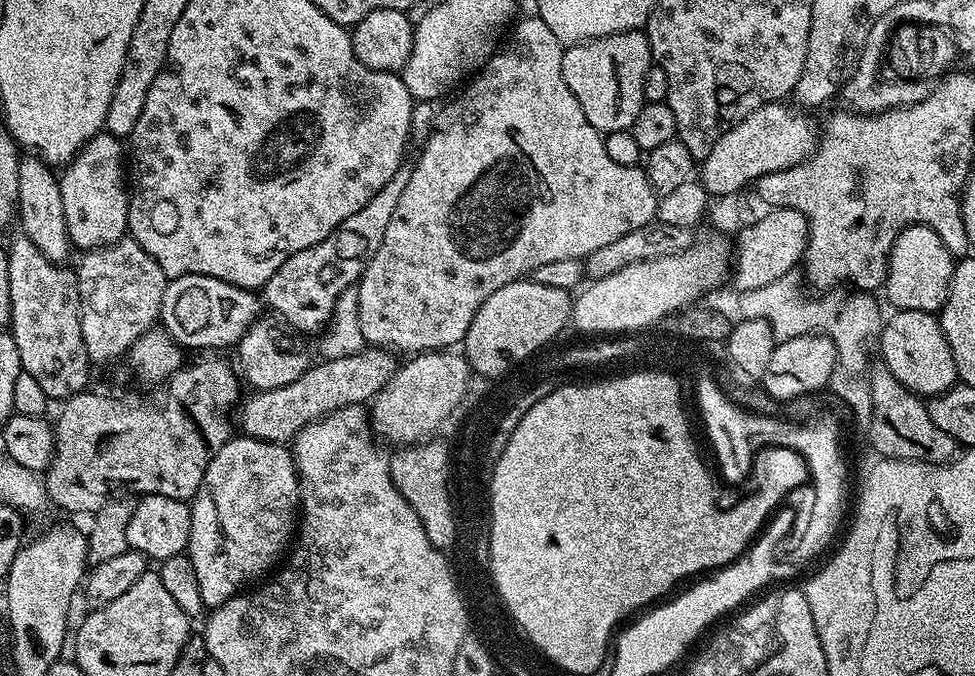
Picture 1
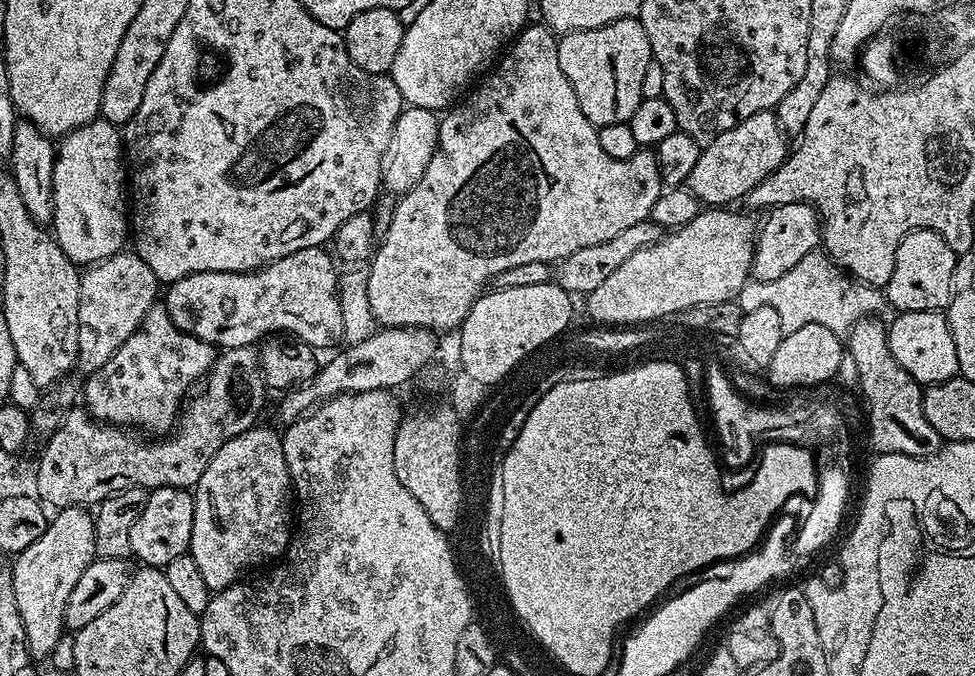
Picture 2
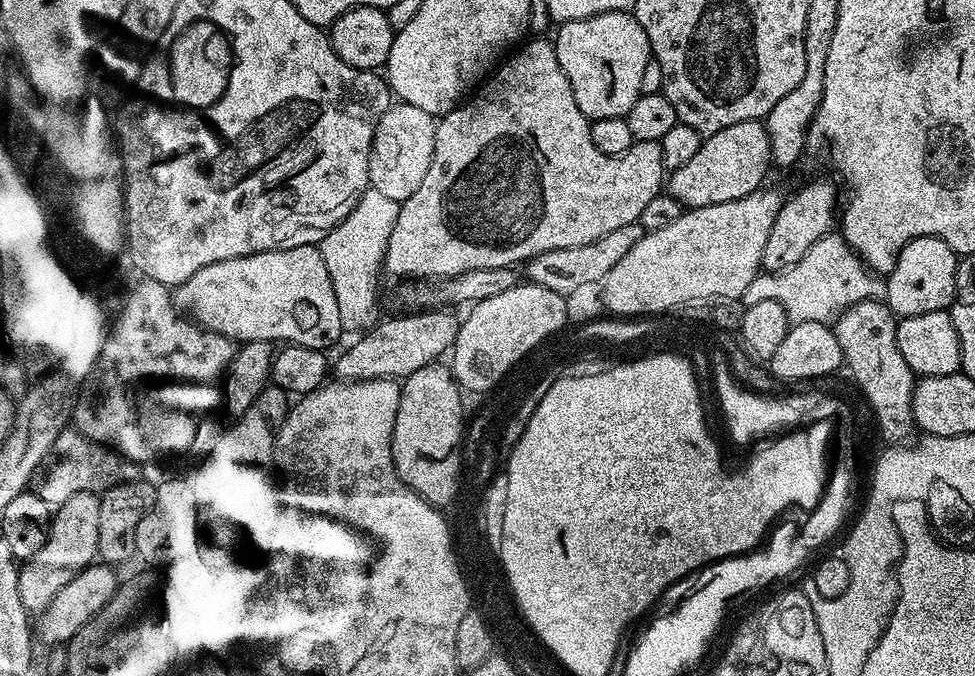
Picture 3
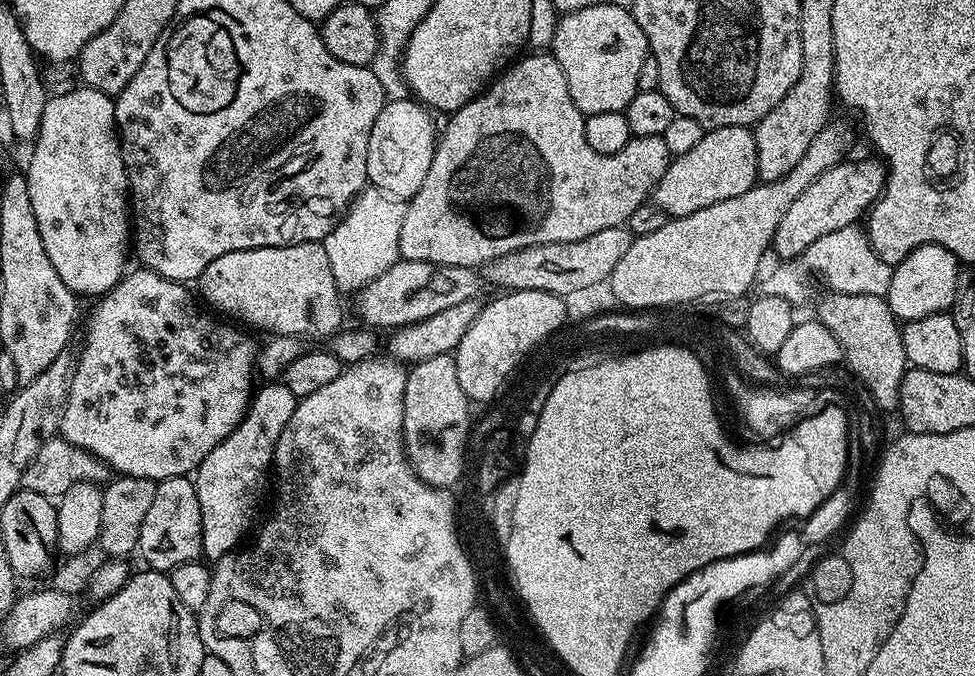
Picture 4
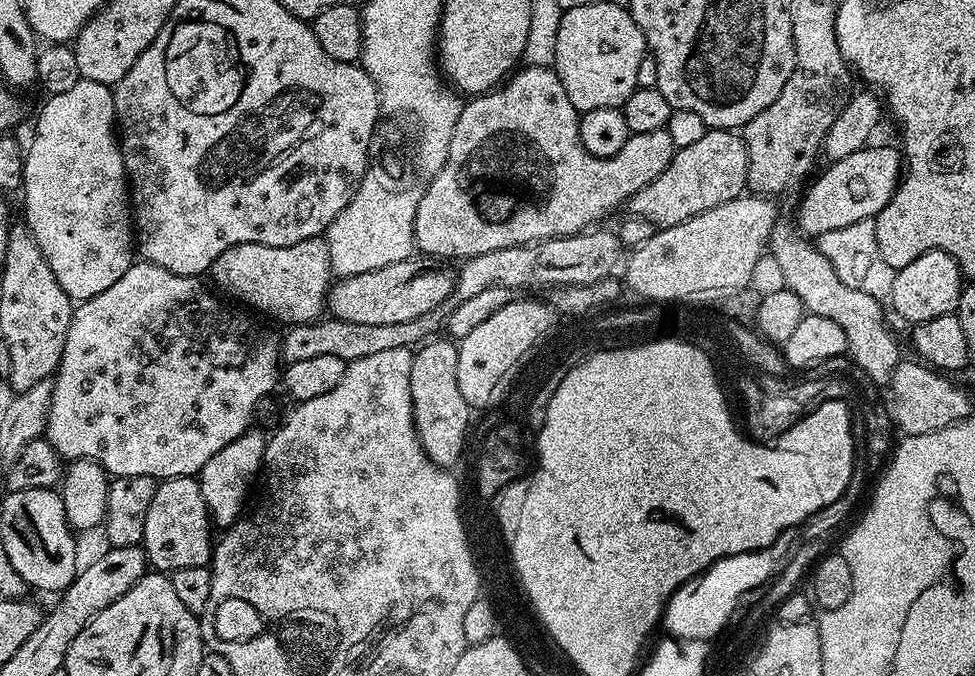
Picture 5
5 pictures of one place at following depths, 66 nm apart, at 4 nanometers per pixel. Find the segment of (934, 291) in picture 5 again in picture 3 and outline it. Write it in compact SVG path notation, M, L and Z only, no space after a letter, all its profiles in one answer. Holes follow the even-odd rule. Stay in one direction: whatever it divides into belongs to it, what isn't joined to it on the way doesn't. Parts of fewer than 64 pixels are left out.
M914 238L898 254L894 270L886 278L886 303L897 317L930 314L951 309L956 296L958 254L942 238Z

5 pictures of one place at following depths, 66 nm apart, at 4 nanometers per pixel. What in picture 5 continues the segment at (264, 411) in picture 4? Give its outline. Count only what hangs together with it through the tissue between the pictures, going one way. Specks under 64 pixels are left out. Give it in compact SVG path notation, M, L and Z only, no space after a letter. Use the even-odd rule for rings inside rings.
M256 426L249 427L230 446L218 450L210 462L198 474L202 498L206 498L206 506L212 517L213 525L223 530L229 524L235 524L245 511L244 499L248 496L248 487L252 484L252 476L259 477L264 463L265 433L260 433Z

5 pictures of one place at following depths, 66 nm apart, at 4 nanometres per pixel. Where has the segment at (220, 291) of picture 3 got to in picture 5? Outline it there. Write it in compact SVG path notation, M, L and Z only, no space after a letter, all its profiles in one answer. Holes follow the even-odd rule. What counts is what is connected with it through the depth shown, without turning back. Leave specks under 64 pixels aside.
M323 235L281 248L261 244L230 246L230 250L218 254L210 276L216 279L217 289L225 288L242 303L253 304L258 311L276 320L285 320L288 326L321 319L326 312L328 289L334 280L328 241Z

